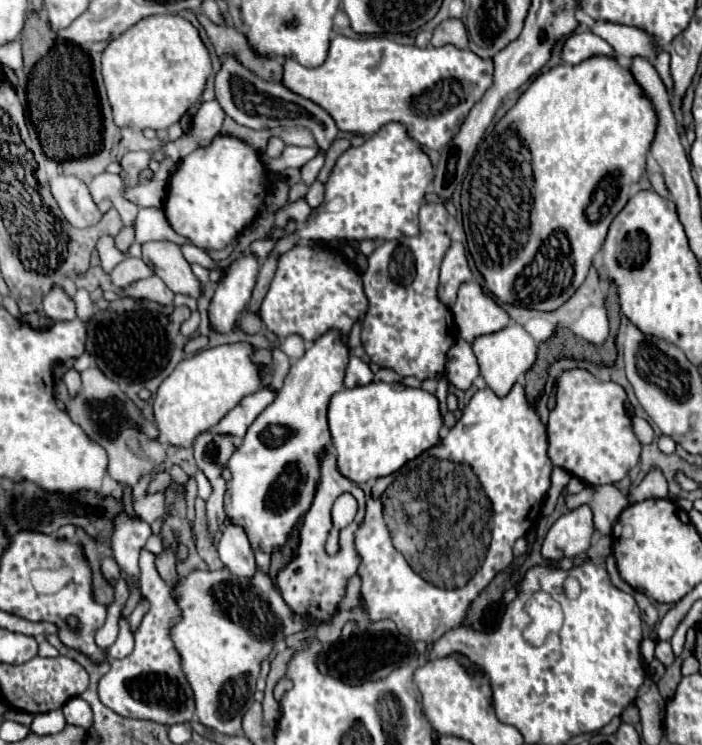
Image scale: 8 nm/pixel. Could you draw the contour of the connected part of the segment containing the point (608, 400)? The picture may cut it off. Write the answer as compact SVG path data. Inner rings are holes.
M569 369L557 383L557 405L549 415L549 457L555 467L563 467L597 487L621 481L639 461L641 443L631 429L625 411L627 393L613 381L597 381L585 369Z

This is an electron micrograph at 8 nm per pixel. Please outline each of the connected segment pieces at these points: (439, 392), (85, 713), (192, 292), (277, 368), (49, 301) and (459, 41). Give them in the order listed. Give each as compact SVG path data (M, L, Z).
M442 376L440 378L440 380L438 381L438 388L435 392L435 395L440 403L440 411L441 411L441 415L443 415L443 417L445 416L445 414L447 413L447 406L446 406L446 399L447 399L447 395L448 395L448 386L449 386L449 382L447 380L445 376Z
M81 697L70 699L63 707L63 713L65 713L67 723L71 723L71 725L77 725L77 727L83 727L83 729L89 729L93 725L91 707Z
M153 241L143 245L143 261L155 271L157 277L165 281L165 285L173 293L181 293L193 299L199 299L203 293L201 281L193 275L191 265L183 257L179 245L165 241Z
M273 347L271 349L271 359L273 359L273 373L271 373L271 383L269 383L269 389L271 391L279 391L281 385L283 385L283 379L291 367L289 359L283 355L283 351L279 347Z
M53 287L53 291L45 295L43 311L51 321L73 321L77 317L73 299L69 299L61 287Z
M445 19L435 27L431 45L441 47L441 45L447 45L447 43L451 43L459 49L467 49L469 39L467 39L467 31L465 31L461 19Z

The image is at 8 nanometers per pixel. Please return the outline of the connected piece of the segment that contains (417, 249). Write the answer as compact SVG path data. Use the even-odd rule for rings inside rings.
M427 203L421 207L421 233L417 237L401 237L397 241L383 241L369 255L369 267L363 273L365 295L369 299L369 311L361 323L361 343L365 353L379 367L393 369L399 375L413 375L417 379L439 379L445 373L445 359L453 341L453 317L451 311L437 297L439 265L443 253L451 245L451 231L455 219L441 203Z

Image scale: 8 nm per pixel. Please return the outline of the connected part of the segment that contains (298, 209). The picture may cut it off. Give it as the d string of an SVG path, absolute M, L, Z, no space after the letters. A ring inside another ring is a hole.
M305 199L295 201L293 205L289 205L289 215L291 217L307 217L311 213L311 207L305 203Z

